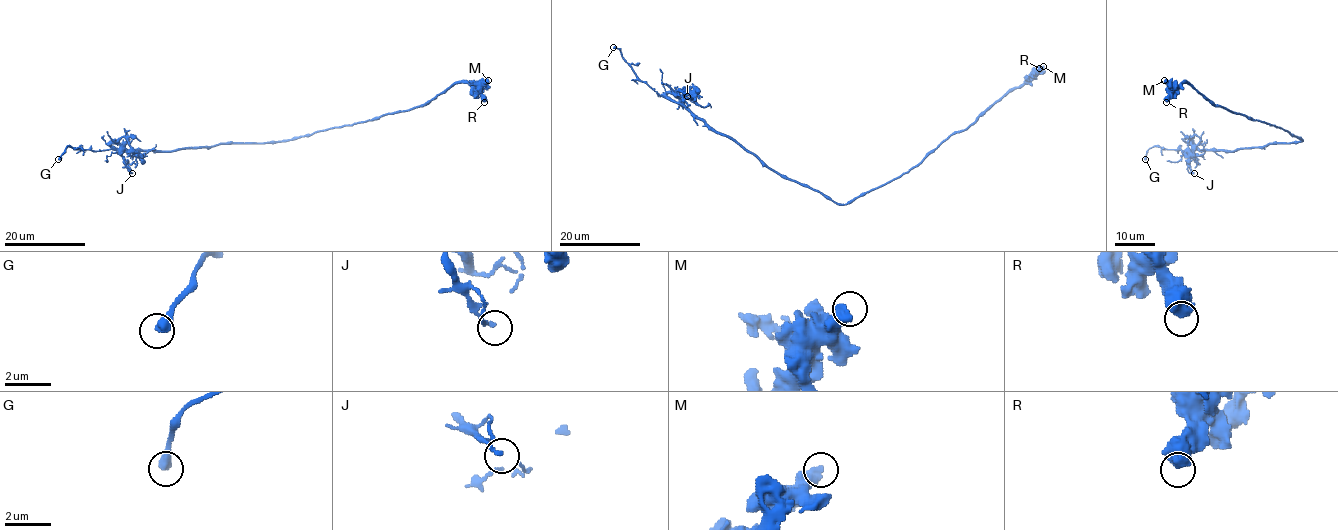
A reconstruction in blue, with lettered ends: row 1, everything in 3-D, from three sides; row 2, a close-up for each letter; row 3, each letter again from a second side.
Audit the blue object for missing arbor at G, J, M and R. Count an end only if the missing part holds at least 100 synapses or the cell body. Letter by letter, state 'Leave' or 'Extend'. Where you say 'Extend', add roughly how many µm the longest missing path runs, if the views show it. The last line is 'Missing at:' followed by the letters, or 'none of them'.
G: Extend. Missing length about 35 µm
J: Leave
M: Leave
R: Leave
Missing at: G

